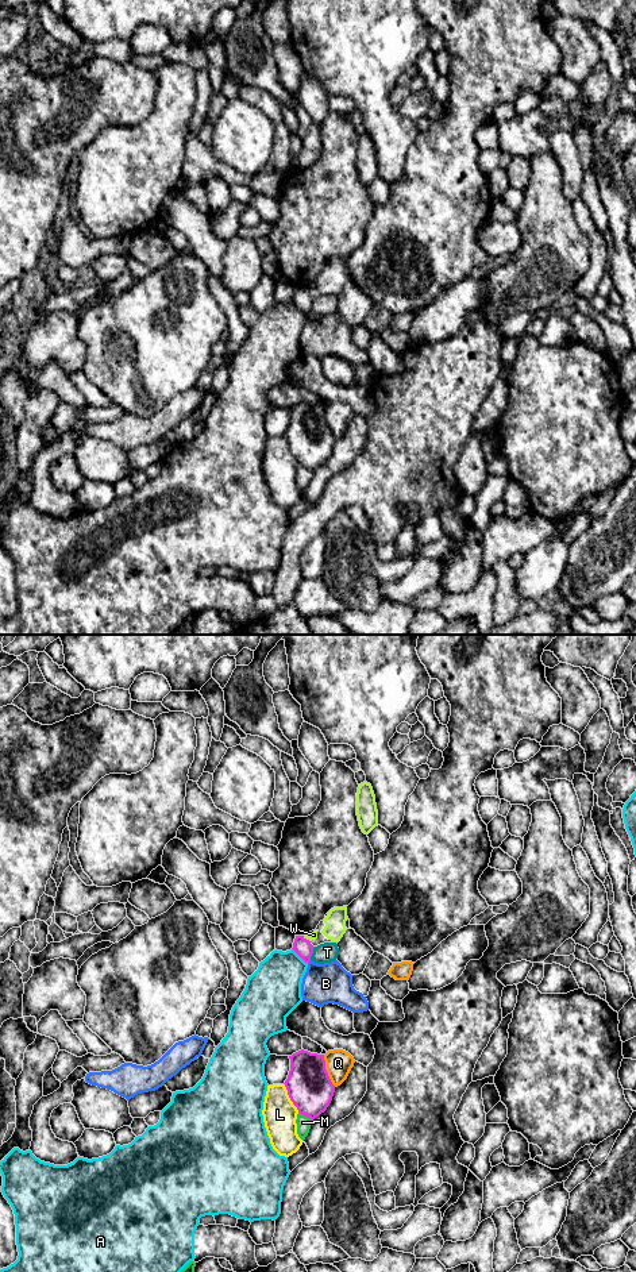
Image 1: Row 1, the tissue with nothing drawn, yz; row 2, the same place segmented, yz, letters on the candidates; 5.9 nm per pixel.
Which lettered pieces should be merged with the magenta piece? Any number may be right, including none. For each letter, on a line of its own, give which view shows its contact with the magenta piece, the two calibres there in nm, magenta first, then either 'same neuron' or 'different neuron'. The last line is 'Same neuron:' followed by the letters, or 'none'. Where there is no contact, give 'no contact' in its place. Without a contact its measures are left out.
A: yz | 110/320 nm | different neuron
B: no contact | different neuron
L: yz | 260/200 nm | different neuron
M: yz | 260/80 nm | different neuron
Q: yz | 260/160 nm | different neuron
T: yz | 110/120 nm | different neuron
W: yz | 110/50 nm | same neuron
Same neuron: W

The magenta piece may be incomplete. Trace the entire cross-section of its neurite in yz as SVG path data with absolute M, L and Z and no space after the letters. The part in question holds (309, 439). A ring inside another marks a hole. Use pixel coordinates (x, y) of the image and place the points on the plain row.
M301 401L289 410L290 423L284 435L288 447L298 465L313 473L327 462L335 444L325 421L324 406Z

